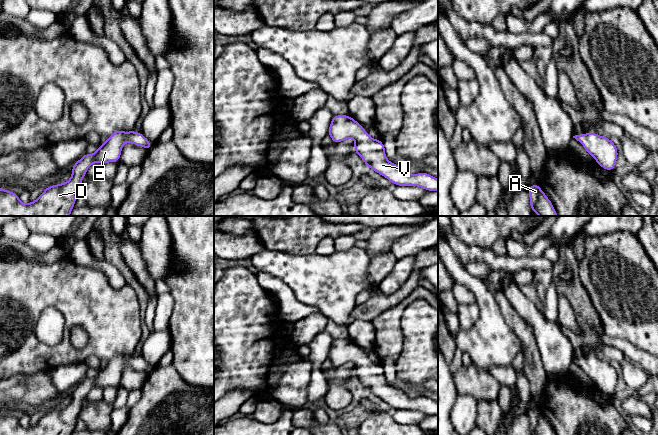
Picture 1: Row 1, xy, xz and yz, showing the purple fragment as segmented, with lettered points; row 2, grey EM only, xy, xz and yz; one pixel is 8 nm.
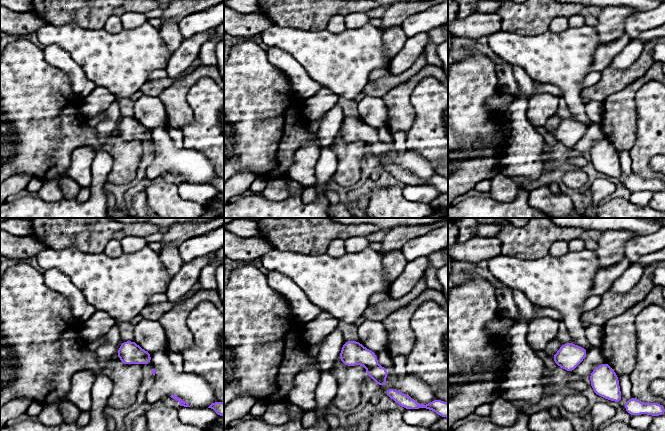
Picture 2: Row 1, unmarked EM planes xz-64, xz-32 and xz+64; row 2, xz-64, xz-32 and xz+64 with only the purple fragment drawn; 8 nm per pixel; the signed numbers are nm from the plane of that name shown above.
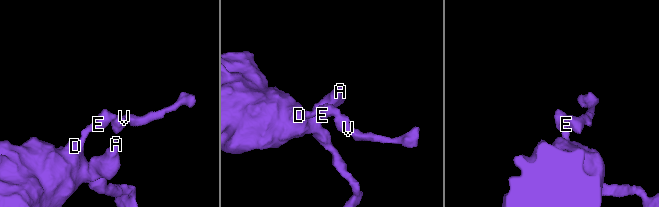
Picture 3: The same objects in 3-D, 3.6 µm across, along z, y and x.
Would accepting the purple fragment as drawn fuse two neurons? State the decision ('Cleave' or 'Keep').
Keep

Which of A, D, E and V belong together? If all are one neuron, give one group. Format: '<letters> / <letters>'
A D E V

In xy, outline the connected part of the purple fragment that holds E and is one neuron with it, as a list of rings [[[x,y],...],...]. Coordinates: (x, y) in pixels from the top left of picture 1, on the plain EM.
[[[116,354],[94,378],[85,377],[73,388],[71,402],[67,406],[47,410],[35,425],[24,428],[16,417],[0,413],[0,435],[71,435],[88,392],[96,386],[102,389],[118,387],[125,366],[142,370],[147,375],[153,369],[141,356]]]

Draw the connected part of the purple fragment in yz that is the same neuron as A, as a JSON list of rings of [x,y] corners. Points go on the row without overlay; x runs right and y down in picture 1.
[[[536,406],[527,412],[527,415],[530,421],[530,431],[532,435],[555,435],[552,426]]]

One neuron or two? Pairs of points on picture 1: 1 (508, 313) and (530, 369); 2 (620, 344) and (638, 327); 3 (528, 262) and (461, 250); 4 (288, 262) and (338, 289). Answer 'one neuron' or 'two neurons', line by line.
1: one neuron
2: two neurons
3: one neuron
4: one neuron

